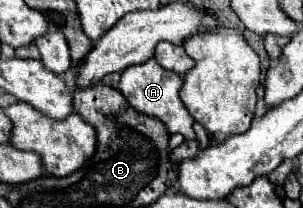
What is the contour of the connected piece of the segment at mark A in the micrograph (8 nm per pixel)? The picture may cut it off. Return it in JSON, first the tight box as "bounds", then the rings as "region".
{"bounds":[119,58,195,140],"region":[[[155,58],[143,62],[143,64],[137,64],[137,66],[129,66],[123,74],[121,74],[121,82],[119,82],[119,90],[121,94],[127,98],[127,102],[147,114],[147,116],[155,116],[155,118],[161,118],[161,122],[165,124],[167,132],[169,134],[183,134],[185,140],[195,140],[195,132],[193,132],[193,118],[191,114],[183,108],[183,102],[179,98],[179,90],[183,86],[183,76],[171,72],[171,70],[165,70],[157,64]]]}

